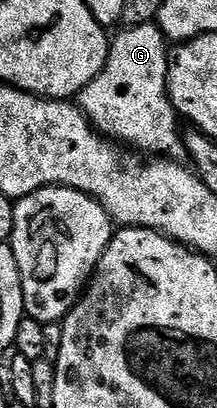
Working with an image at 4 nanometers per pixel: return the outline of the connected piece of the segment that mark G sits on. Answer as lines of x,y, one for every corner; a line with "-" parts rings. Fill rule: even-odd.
156,23
129,25
121,28
120,31
117,37
111,38
108,58
102,71
78,94
80,110
88,116
92,128
121,146
131,147
141,154
148,153
144,155
159,155
164,159
183,158
185,151
182,128
180,129
181,122
178,120
176,110
172,107
172,100
168,98
170,42

